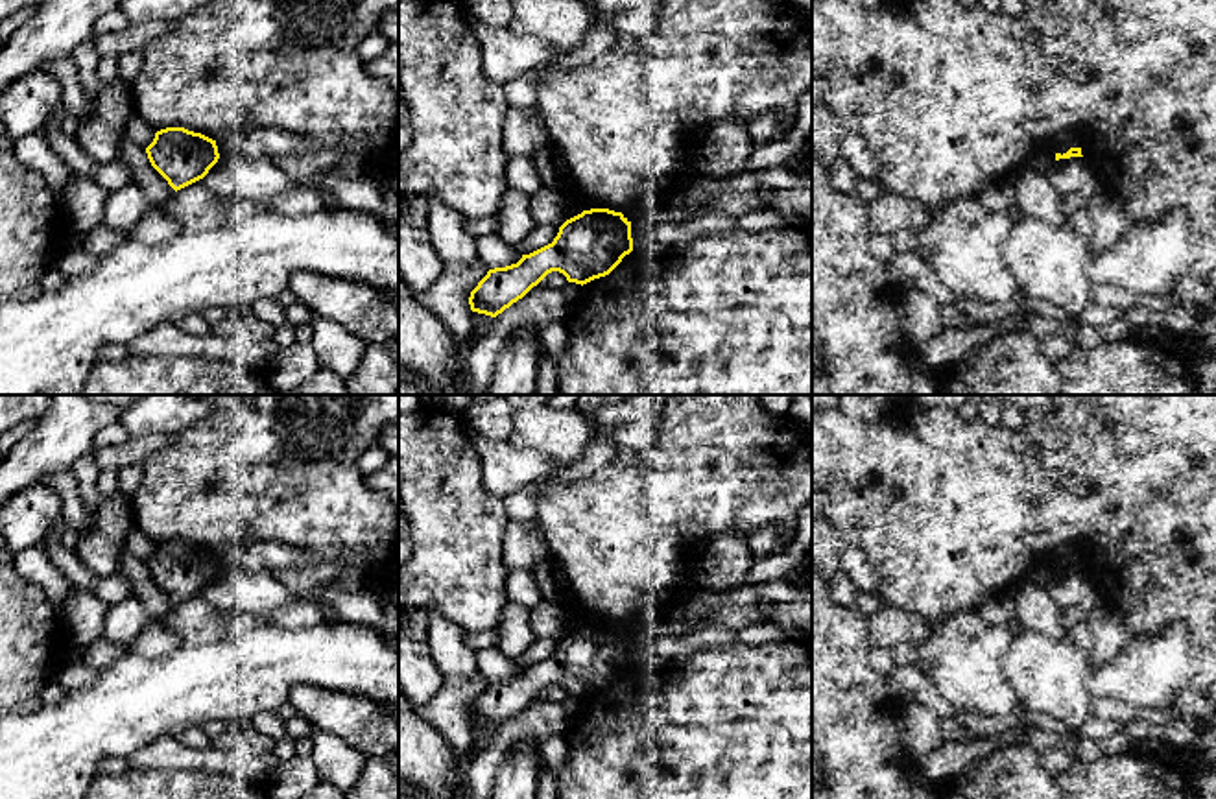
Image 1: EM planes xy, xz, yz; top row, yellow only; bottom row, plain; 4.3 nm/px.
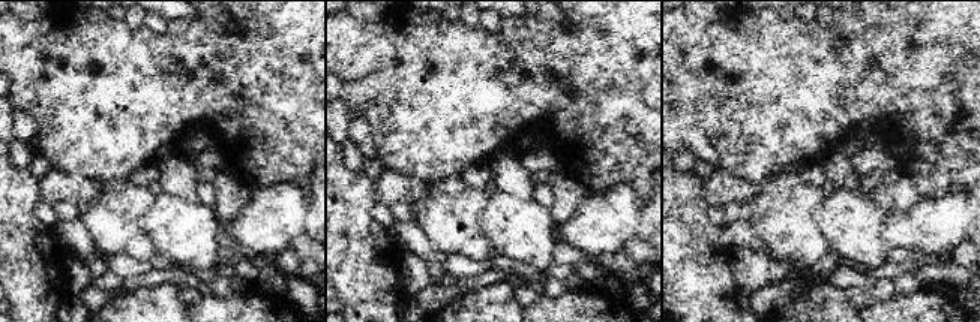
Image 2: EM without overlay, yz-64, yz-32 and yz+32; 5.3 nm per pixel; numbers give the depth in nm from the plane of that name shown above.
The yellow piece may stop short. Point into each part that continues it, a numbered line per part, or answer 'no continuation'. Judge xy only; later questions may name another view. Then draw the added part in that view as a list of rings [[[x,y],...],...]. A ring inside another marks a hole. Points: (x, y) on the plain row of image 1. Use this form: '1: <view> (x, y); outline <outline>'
no continuation

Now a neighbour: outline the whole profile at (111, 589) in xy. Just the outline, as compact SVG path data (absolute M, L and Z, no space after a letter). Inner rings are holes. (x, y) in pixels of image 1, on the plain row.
M118 572L103 576L98 581L94 594L109 607L116 605L131 596L129 581Z

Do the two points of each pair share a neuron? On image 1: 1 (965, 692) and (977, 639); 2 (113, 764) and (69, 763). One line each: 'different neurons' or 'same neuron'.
1: same neuron
2: different neurons

